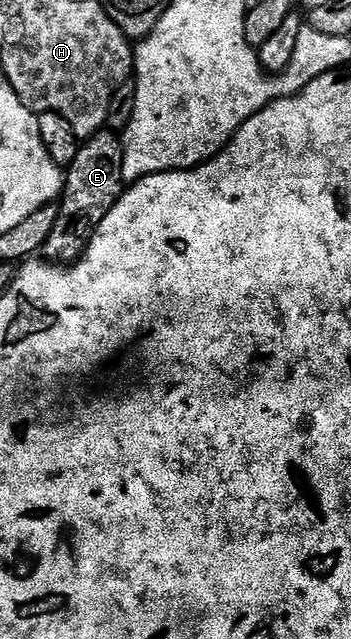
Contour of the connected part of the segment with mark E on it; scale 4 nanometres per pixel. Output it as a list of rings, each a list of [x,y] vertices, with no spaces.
[[[104,128],[80,145],[77,160],[66,167],[57,224],[49,240],[45,240],[42,257],[56,264],[78,262],[79,257],[87,251],[87,241],[101,220],[109,216],[113,204],[117,204],[124,189],[123,143],[118,133]]]

